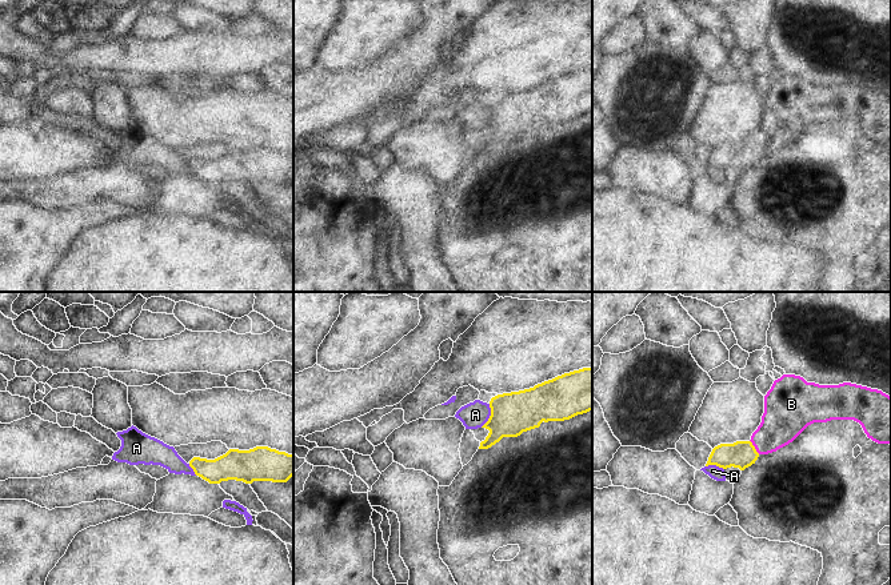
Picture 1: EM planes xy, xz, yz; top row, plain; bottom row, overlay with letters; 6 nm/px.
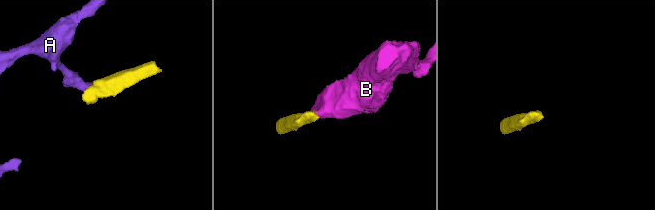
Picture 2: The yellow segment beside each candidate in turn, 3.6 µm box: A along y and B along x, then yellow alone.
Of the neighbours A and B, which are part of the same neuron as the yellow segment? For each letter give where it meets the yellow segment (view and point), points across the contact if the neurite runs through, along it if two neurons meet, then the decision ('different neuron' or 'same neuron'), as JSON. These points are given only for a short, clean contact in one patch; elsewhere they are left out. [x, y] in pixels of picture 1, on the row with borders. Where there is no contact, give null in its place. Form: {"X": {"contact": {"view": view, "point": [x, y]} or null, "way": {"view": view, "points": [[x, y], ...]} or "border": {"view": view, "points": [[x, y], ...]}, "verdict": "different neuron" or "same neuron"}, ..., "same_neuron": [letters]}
{"A": {"contact": {"view": "xz", "point": [490, 416]}, "border": {"view": "xz", "points": [[490, 404], [490, 417], [480, 427]]}, "verdict": "different neuron"}, "B": {"contact": {"view": "yz", "point": [754, 447]}, "verdict": "same neuron"}, "same_neuron": ["B"]}

